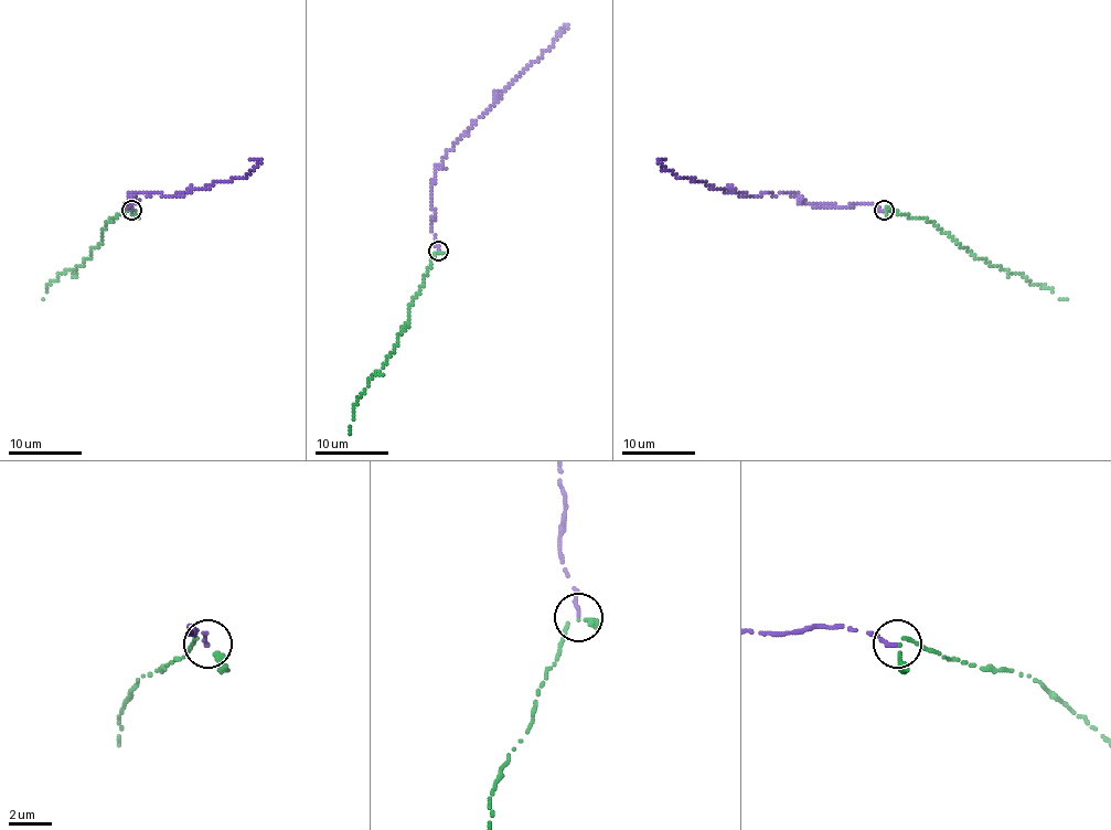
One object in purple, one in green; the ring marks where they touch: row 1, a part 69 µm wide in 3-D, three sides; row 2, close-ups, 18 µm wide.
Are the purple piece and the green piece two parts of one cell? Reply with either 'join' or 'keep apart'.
join

